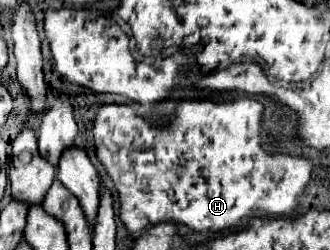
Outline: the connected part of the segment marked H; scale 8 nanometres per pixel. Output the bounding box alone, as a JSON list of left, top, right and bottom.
[95,98,313,234]

